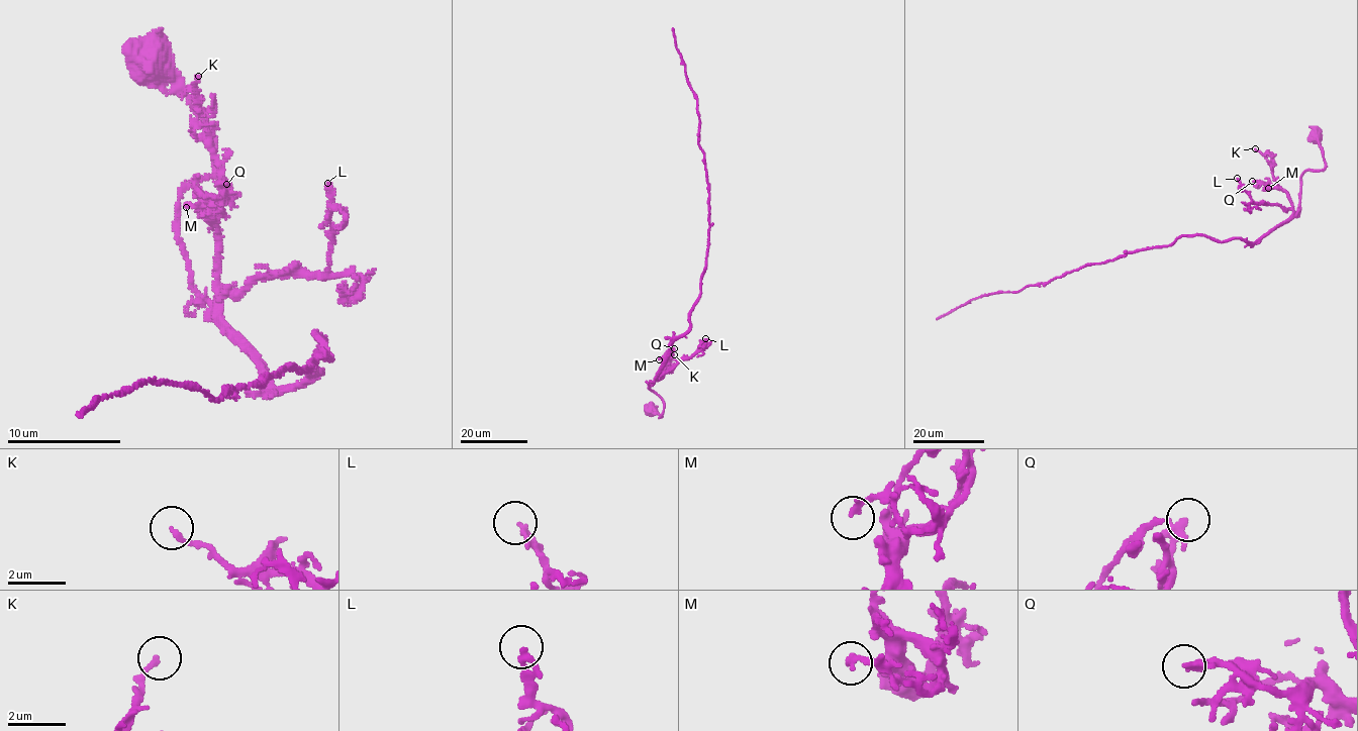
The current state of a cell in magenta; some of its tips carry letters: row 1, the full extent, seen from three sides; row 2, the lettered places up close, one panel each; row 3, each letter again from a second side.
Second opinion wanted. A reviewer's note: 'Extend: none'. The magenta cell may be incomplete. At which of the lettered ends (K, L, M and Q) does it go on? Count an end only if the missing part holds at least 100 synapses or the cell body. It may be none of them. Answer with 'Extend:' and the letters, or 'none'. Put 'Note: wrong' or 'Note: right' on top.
Note: right
Extend: none

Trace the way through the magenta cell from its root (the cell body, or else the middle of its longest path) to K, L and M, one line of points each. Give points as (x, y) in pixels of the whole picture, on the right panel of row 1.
K: (1316, 133), (1325, 169), (1305, 170), (1295, 213), (1289, 195), (1273, 176), (1273, 158), (1255, 148)
L: (1316, 133), (1325, 169), (1305, 170), (1295, 213), (1278, 205), (1254, 202), (1237, 178)
M: (1316, 133), (1325, 169), (1305, 170), (1300, 178), (1298, 211), (1294, 212), (1283, 190), (1268, 184), (1268, 188)

